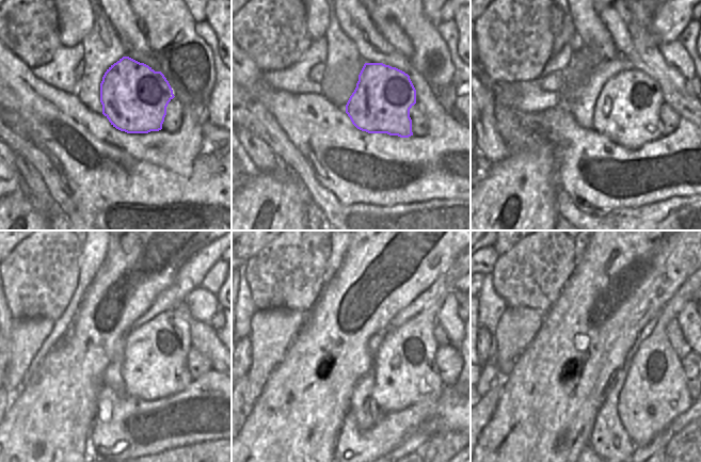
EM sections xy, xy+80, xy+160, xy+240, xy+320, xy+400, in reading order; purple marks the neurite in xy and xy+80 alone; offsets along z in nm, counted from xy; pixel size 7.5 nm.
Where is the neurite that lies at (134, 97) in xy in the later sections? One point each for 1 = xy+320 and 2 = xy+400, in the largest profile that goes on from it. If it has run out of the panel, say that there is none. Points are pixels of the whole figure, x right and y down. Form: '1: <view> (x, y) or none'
1: xy+320 (404, 368)
2: xy+400 (654, 393)

